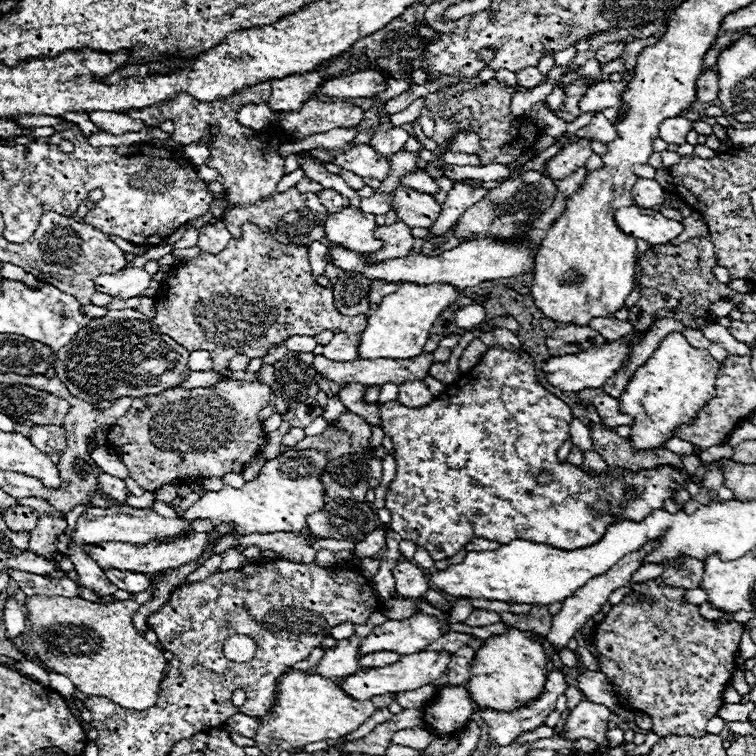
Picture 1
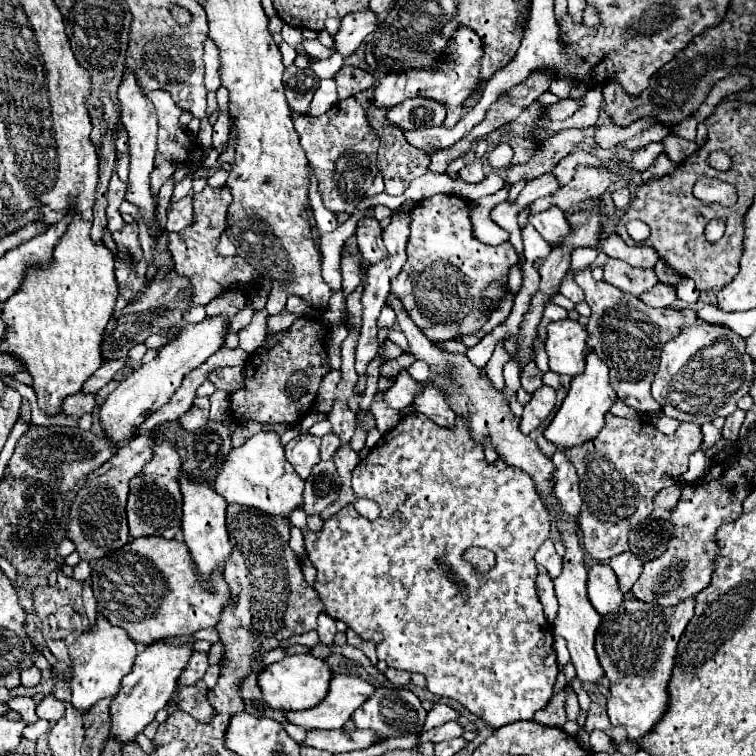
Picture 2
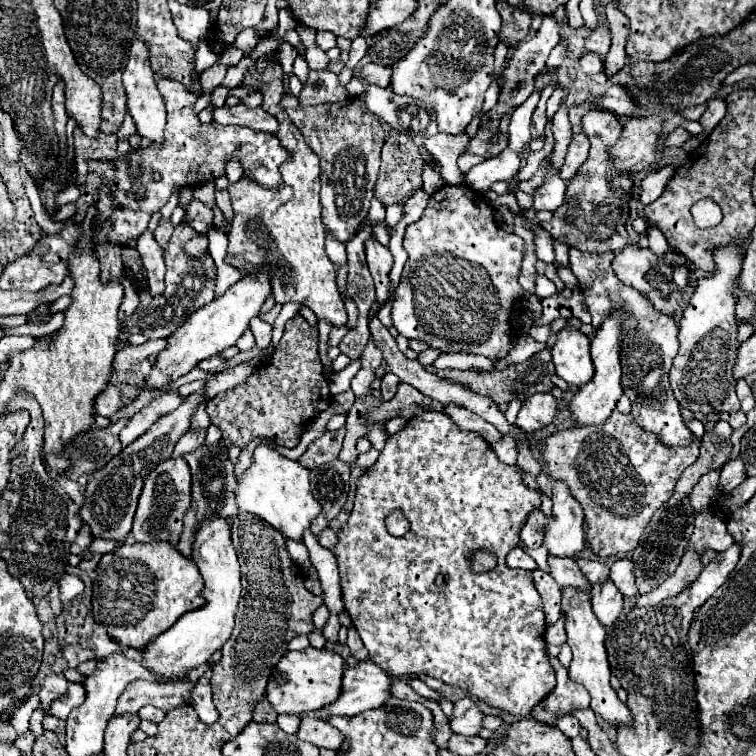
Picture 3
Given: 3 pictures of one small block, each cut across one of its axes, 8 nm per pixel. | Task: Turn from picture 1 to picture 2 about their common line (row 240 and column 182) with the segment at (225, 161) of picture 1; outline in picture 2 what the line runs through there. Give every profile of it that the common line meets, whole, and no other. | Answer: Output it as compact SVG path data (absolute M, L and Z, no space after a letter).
M174 270L170 274L164 274L164 278L156 278L156 282L152 282L136 300L132 300L126 308L122 308L120 312L114 310L112 312L112 320L108 322L108 328L104 332L104 344L102 344L102 352L104 352L104 362L108 360L126 360L128 352L146 340L146 336L150 334L168 334L168 328L174 330L182 326L182 314L190 308L190 300L192 300L192 286L186 284L184 278L180 278Z

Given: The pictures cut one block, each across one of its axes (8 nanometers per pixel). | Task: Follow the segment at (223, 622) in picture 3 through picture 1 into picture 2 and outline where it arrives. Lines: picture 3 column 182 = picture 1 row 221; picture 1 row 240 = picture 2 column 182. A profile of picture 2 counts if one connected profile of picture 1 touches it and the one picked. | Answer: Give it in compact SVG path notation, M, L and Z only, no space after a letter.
M156 642L156 644L148 646L146 650L138 652L132 672L128 676L124 676L120 692L114 696L114 700L110 704L108 738L118 740L122 746L136 740L136 736L154 720L156 712L168 704L172 692L176 690L176 680L188 666L192 652L194 652L192 644L172 646L172 644L164 644L164 642Z

